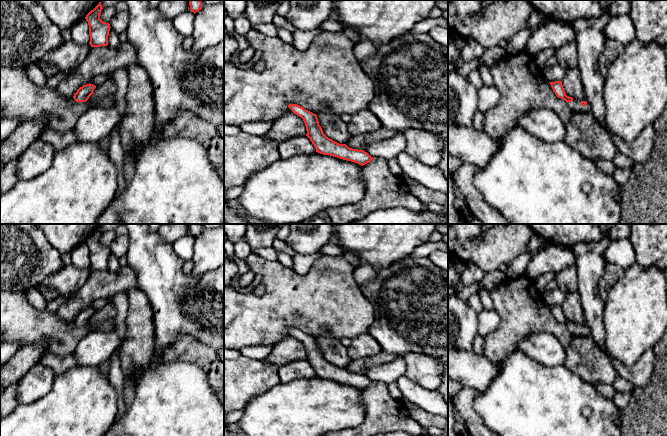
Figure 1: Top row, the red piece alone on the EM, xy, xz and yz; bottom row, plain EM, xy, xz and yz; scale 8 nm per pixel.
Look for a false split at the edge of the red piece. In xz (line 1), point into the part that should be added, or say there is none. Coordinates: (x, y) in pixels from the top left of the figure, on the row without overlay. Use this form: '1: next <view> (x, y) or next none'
1: next none

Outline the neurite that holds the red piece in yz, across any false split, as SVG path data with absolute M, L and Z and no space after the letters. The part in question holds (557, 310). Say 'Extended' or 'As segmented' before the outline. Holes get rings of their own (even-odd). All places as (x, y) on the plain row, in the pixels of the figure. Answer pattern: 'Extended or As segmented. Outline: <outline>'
Extended. Outline: M555 305L555 306L549 306L549 307L550 307L555 319L558 322L561 322L567 326L572 337L590 335L590 330L586 325L573 323L572 321L569 321L566 319L563 309L562 309L562 305Z

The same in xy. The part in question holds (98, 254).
As segmented. Outline: M101 226L91 234L85 241L89 249L89 260L91 271L100 271L108 269L108 260L110 255L110 248L103 246L100 243L100 238L103 231Z

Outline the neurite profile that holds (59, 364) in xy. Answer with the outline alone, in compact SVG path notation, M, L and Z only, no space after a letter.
M74 352L66 356L46 353L40 358L39 363L51 368L56 376L79 365L74 359Z

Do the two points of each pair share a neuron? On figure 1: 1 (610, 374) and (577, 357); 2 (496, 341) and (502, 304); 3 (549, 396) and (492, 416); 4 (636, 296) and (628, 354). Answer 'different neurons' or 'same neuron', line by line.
1: same neuron
2: same neuron
3: same neuron
4: same neuron

